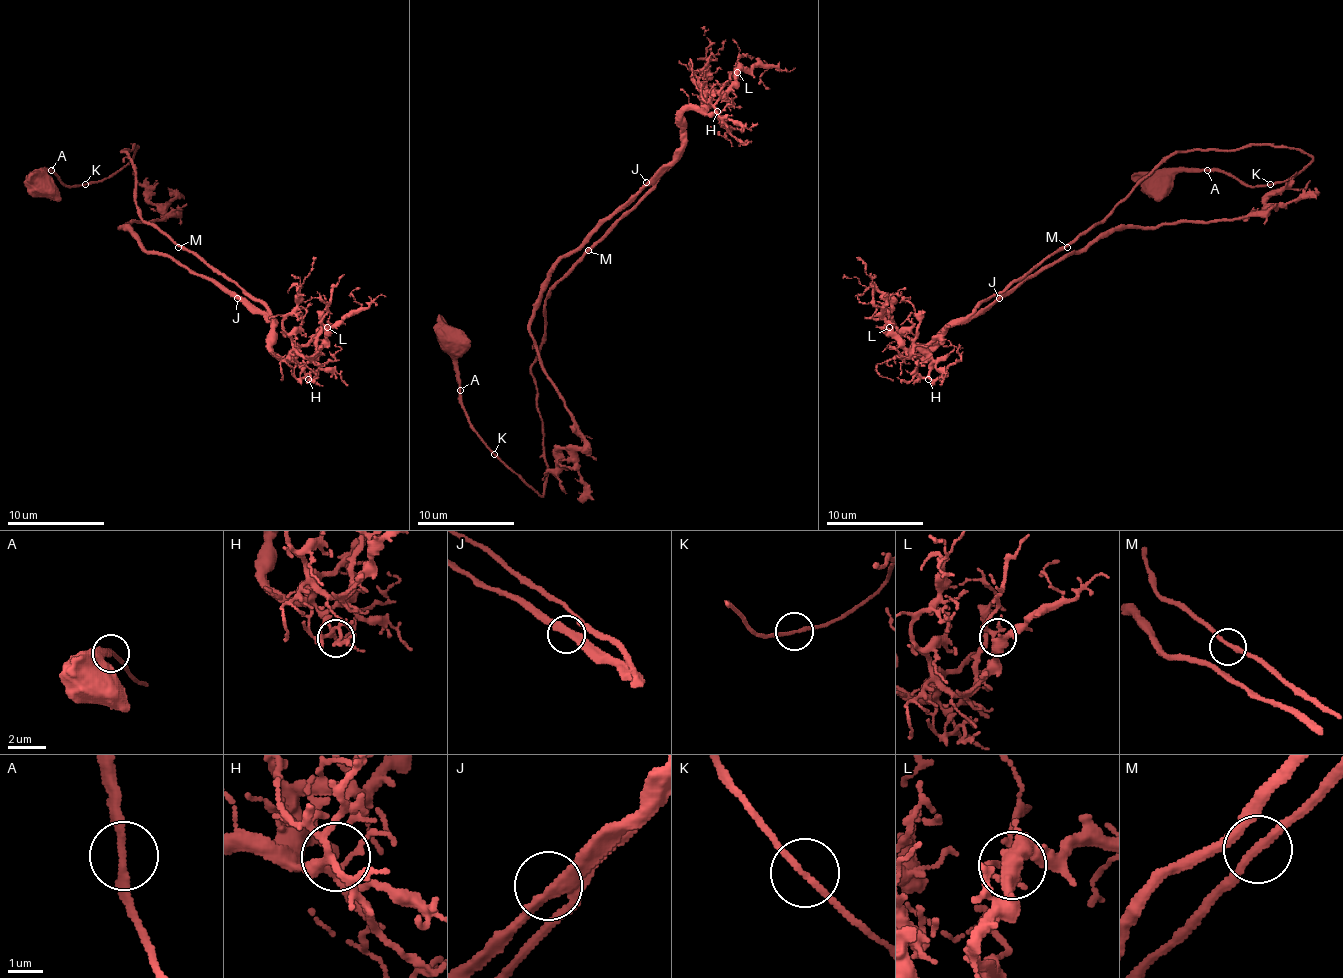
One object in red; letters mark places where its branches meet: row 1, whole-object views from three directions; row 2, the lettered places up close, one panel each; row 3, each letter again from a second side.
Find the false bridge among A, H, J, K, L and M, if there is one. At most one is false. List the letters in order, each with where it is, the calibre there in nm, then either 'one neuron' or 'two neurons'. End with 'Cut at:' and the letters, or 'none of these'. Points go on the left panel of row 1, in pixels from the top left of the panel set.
A: (51, 170) | 240 nm | one neuron
H: (308, 379) | 190 nm | one neuron
J: (237, 298) | 280 nm | one neuron
K: (85, 184) | 160 nm | one neuron
L: (327, 327) | 440 nm | one neuron
M: (178, 247) | 190 nm | one neuron
Cut at: none of these

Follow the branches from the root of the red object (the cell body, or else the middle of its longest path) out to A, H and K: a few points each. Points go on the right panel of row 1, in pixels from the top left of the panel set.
A: (1065, 244), (1179, 151), (1272, 144), (1302, 149), (1311, 159), (1294, 176), (1265, 186), (1206, 171)
H: (1065, 244), (1047, 254), (1003, 291), (989, 296), (964, 318), (959, 318), (925, 357), (930, 362), (928, 379)
K: (1065, 244), (1096, 225), (1179, 151), (1272, 144), (1302, 149), (1311, 159), (1294, 176), (1270, 183)

